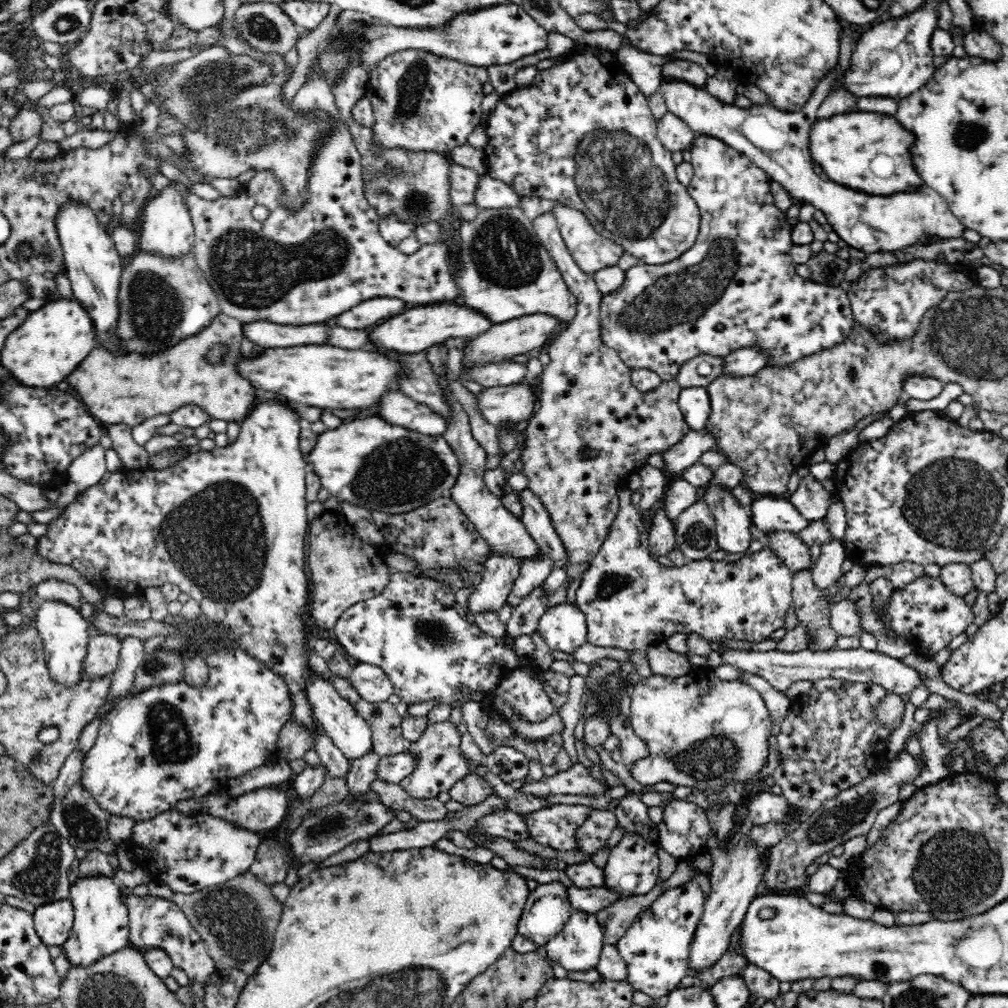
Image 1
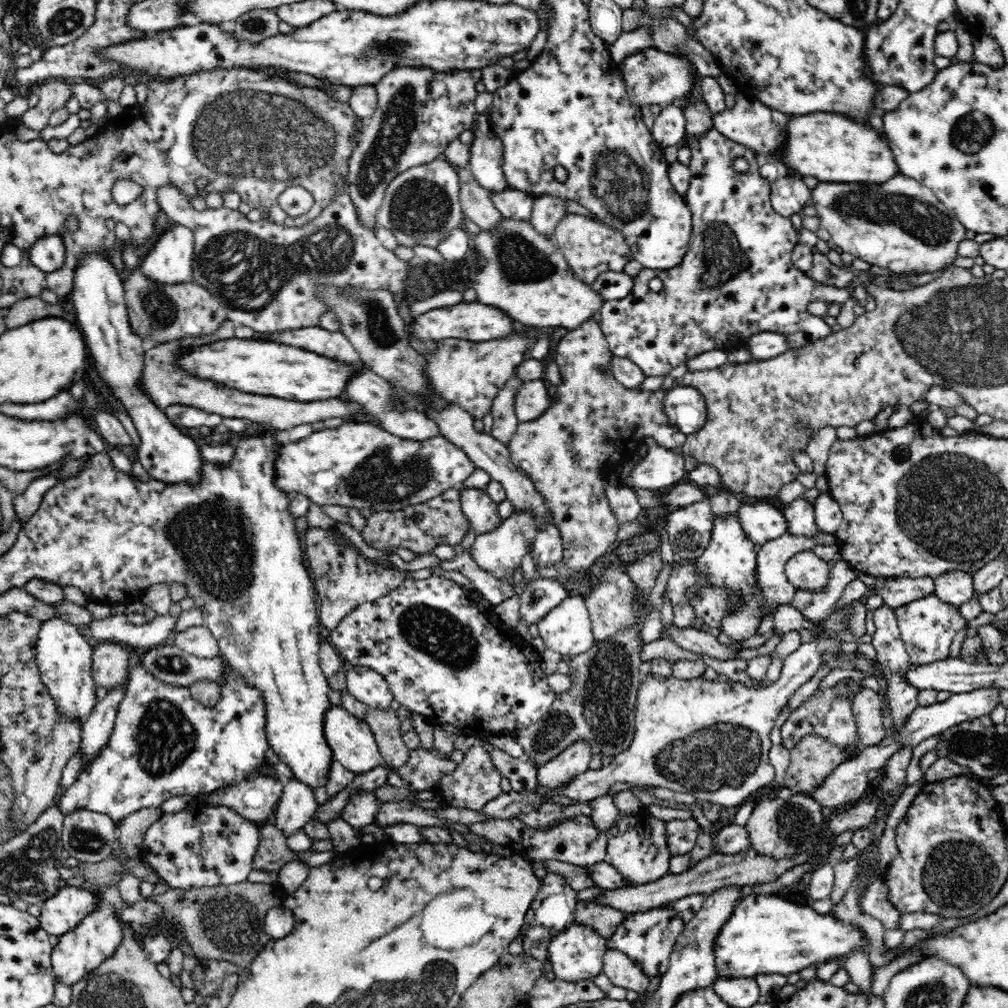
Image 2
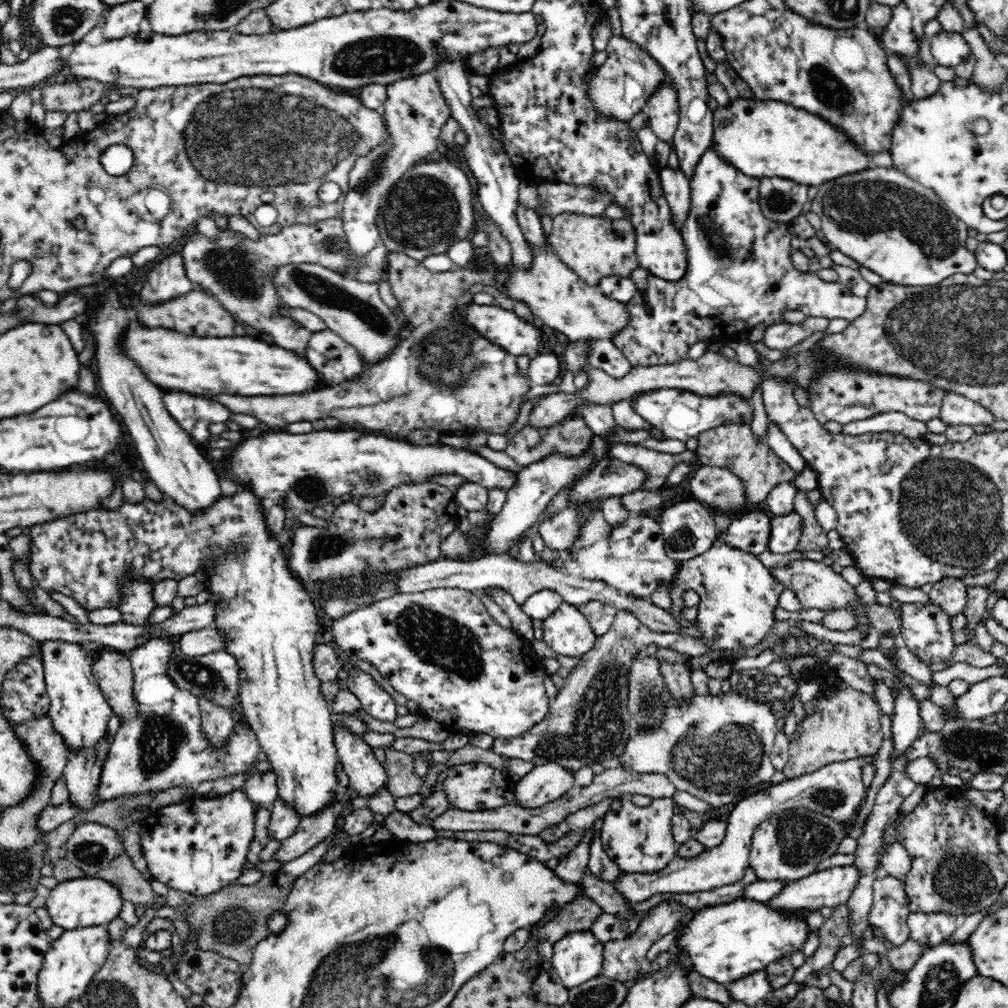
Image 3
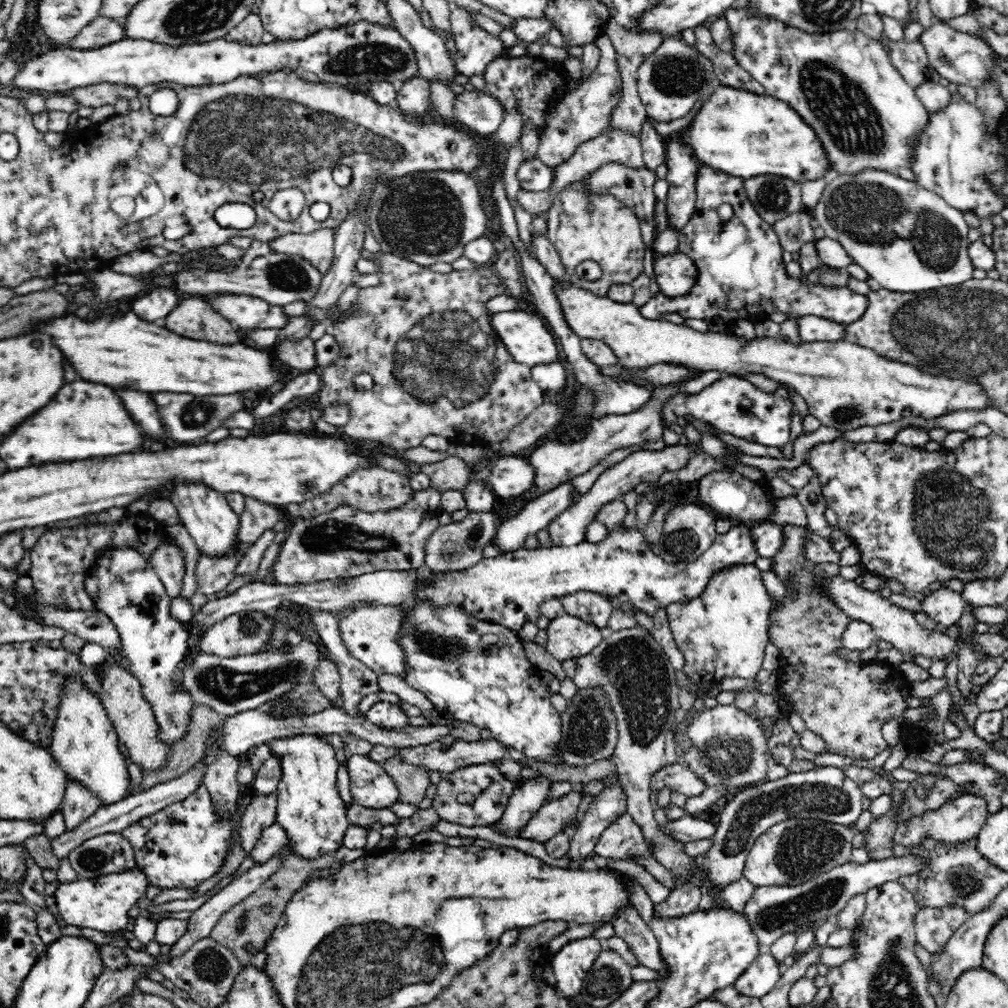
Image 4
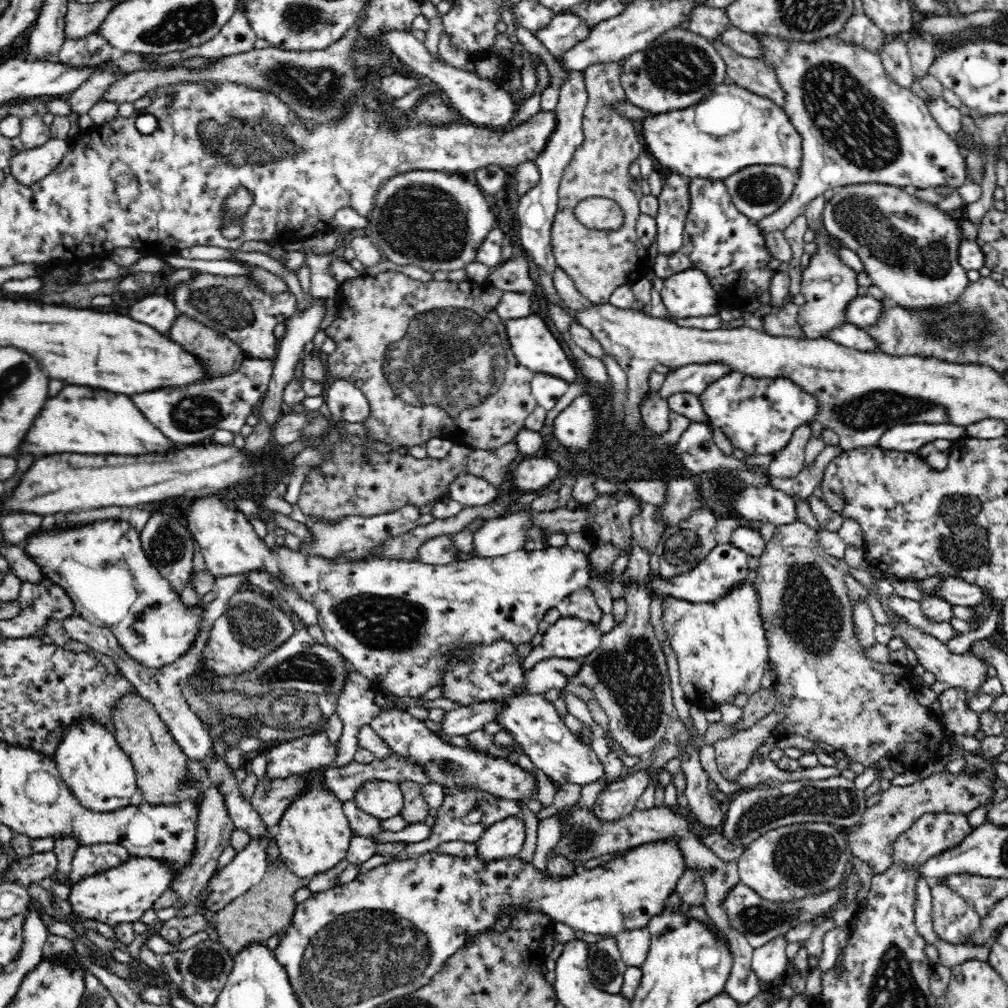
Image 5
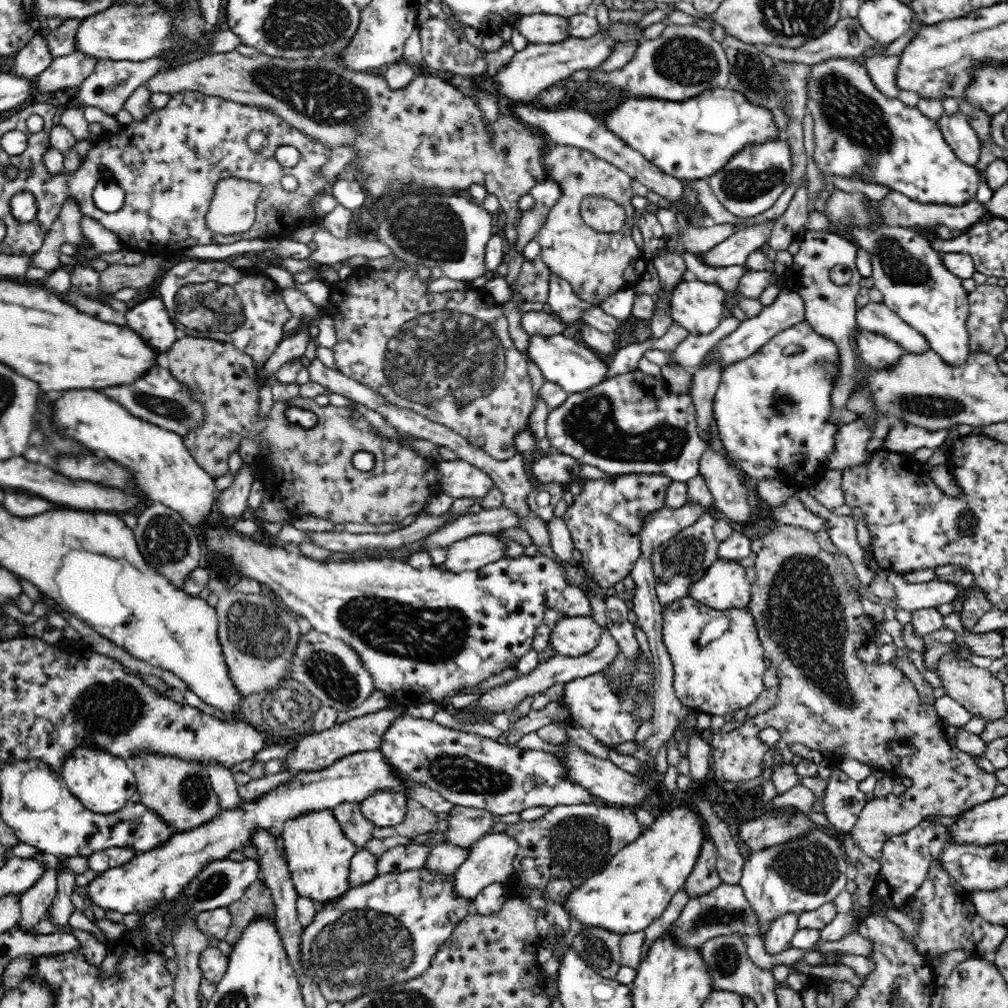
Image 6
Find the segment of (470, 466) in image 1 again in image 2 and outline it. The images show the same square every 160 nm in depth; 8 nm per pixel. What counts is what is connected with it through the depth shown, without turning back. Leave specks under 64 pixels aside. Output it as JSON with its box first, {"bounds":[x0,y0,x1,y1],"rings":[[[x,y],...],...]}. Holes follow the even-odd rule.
{"bounds":[461,489,502,535],"rings":[[[461,489],[461,509],[477,535],[491,532],[502,522],[498,506],[484,489]]]}

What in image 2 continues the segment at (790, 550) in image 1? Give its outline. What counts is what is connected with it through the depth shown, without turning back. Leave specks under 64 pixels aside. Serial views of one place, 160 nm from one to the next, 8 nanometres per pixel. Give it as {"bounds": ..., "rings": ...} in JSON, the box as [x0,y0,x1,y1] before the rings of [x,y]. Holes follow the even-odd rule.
{"bounds":[785,552,829,591],"rings":[[[800,552],[785,564],[786,577],[796,590],[824,591],[828,587],[829,563],[815,556],[814,552]]]}

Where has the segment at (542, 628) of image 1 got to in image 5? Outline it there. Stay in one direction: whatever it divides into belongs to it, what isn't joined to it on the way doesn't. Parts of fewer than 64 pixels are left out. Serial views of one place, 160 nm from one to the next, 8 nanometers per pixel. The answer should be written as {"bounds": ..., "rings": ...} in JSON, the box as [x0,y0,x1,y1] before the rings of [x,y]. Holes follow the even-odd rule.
{"bounds":[520,617,602,670],"rings":[[[560,617],[547,628],[539,646],[530,651],[520,667],[530,670],[536,662],[548,658],[583,658],[594,652],[602,635],[597,623],[576,617]]]}

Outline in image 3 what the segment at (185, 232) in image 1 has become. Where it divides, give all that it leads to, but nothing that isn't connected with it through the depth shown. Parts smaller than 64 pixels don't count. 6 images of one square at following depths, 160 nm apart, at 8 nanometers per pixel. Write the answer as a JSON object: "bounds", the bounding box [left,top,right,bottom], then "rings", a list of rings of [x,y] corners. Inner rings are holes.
{"bounds":[138,252,197,305],"rings":[[[179,252],[172,253],[157,263],[147,274],[139,293],[138,304],[161,305],[197,288],[184,271],[184,261]]]}

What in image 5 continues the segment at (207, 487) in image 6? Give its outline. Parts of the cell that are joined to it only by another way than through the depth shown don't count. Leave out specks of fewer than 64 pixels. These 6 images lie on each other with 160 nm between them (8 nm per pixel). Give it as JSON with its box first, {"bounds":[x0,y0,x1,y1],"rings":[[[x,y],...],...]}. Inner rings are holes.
{"bounds":[18,386,180,456],"rings":[[[66,386],[60,390],[56,398],[46,402],[42,414],[34,420],[24,444],[18,454],[62,454],[62,452],[78,452],[78,454],[118,454],[118,456],[138,456],[138,454],[174,454],[180,446],[173,444],[170,439],[157,427],[151,424],[134,406],[134,402],[126,394],[112,394],[102,388],[86,388],[86,386]]]}

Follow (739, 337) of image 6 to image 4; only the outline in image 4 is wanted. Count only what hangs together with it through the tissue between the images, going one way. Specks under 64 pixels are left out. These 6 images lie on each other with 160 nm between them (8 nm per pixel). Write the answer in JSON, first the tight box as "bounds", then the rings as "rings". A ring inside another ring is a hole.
{"bounds":[519,372,704,503],"rings":[[[692,372],[688,378],[680,380],[680,382],[670,382],[670,384],[662,384],[662,386],[651,386],[649,402],[643,408],[637,409],[635,412],[618,415],[610,414],[598,420],[592,421],[592,430],[584,440],[572,444],[561,444],[560,442],[546,442],[544,445],[534,451],[528,458],[530,465],[536,467],[536,482],[526,493],[519,496],[520,503],[530,501],[545,492],[552,491],[557,488],[561,482],[570,480],[576,476],[580,476],[590,471],[602,458],[606,458],[608,454],[614,450],[624,449],[640,445],[641,443],[656,442],[663,438],[663,410],[666,403],[670,402],[674,396],[682,392],[684,385],[689,381],[700,377],[704,372]]]}

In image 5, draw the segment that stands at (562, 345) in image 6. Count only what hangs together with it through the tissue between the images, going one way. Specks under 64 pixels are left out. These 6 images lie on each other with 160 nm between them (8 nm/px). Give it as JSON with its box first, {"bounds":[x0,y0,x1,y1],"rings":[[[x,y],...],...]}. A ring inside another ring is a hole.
{"bounds":[504,315,581,384],"rings":[[[530,315],[524,318],[512,319],[504,322],[507,328],[511,349],[514,351],[520,364],[526,366],[535,373],[544,373],[556,378],[560,378],[568,384],[578,382],[578,374],[581,375],[574,361],[568,358],[568,354],[552,334],[544,319],[539,315]]]}

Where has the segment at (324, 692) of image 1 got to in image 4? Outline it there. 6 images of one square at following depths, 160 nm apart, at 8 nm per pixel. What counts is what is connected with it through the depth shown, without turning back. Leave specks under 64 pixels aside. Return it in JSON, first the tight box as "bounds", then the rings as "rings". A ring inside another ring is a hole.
{"bounds":[348,755,399,809],"rings":[[[348,755],[350,793],[352,800],[367,809],[391,808],[399,800],[393,778],[372,759],[364,755]]]}

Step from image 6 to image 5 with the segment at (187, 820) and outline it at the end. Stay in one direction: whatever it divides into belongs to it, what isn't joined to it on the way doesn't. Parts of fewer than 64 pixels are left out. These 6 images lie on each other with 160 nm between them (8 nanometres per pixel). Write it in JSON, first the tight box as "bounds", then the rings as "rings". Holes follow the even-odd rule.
{"bounds":[111,693,206,808],"rings":[[[138,693],[127,694],[118,702],[117,707],[111,714],[113,718],[114,736],[120,748],[128,755],[137,776],[137,788],[141,790],[144,802],[151,805],[177,805],[184,801],[194,801],[194,805],[199,808],[203,801],[203,794],[206,791],[204,782],[191,780],[188,770],[188,757],[180,748],[180,745],[171,735],[168,725],[158,716],[153,704],[143,699]]]}

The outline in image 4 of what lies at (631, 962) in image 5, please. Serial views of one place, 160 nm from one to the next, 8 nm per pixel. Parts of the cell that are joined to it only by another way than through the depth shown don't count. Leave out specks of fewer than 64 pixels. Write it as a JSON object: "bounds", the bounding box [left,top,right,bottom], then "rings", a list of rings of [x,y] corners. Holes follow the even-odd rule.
{"bounds":[612,907,665,974],"rings":[[[634,907],[620,912],[612,925],[615,935],[624,939],[639,965],[662,974],[665,965],[661,958],[659,943]]]}

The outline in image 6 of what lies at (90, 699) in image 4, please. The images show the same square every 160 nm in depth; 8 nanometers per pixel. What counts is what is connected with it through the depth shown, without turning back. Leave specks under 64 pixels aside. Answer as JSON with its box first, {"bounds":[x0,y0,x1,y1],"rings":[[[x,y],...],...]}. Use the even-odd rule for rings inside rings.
{"bounds":[61,747,137,814],"rings":[[[96,747],[75,748],[63,762],[61,776],[72,795],[87,809],[98,814],[112,814],[124,808],[137,792],[135,774],[127,761]]]}

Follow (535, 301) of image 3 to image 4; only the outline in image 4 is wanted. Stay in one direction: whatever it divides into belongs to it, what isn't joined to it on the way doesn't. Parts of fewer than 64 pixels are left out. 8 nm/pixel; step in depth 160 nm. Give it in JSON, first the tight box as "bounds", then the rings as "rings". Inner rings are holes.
{"bounds":[555,281,994,433],"rings":[[[555,281],[556,296],[561,302],[567,325],[580,338],[594,338],[606,343],[616,359],[625,369],[643,371],[655,364],[671,364],[698,371],[716,370],[720,374],[736,375],[738,377],[750,372],[764,374],[764,376],[786,385],[797,392],[808,404],[809,415],[821,422],[821,426],[838,430],[840,433],[858,430],[864,426],[877,427],[891,424],[903,419],[904,412],[910,412],[912,417],[936,420],[942,416],[950,416],[956,412],[970,412],[970,410],[988,410],[994,407],[994,401],[985,394],[983,386],[977,380],[962,380],[947,376],[932,375],[913,364],[904,364],[896,360],[888,360],[880,356],[875,350],[844,341],[812,341],[792,343],[784,336],[775,337],[755,336],[747,339],[733,332],[694,330],[688,325],[675,324],[644,318],[639,307],[634,303],[619,303],[600,295],[594,295],[589,290],[574,286],[570,282]]]}

